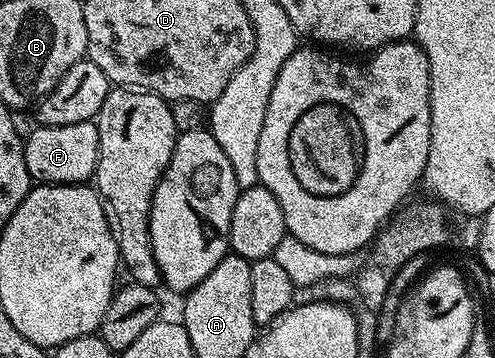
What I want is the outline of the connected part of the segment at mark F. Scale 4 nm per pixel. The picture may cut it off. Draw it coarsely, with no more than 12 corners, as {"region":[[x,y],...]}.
{"region":[[97,121],[35,125],[24,164],[35,183],[93,179]]}

